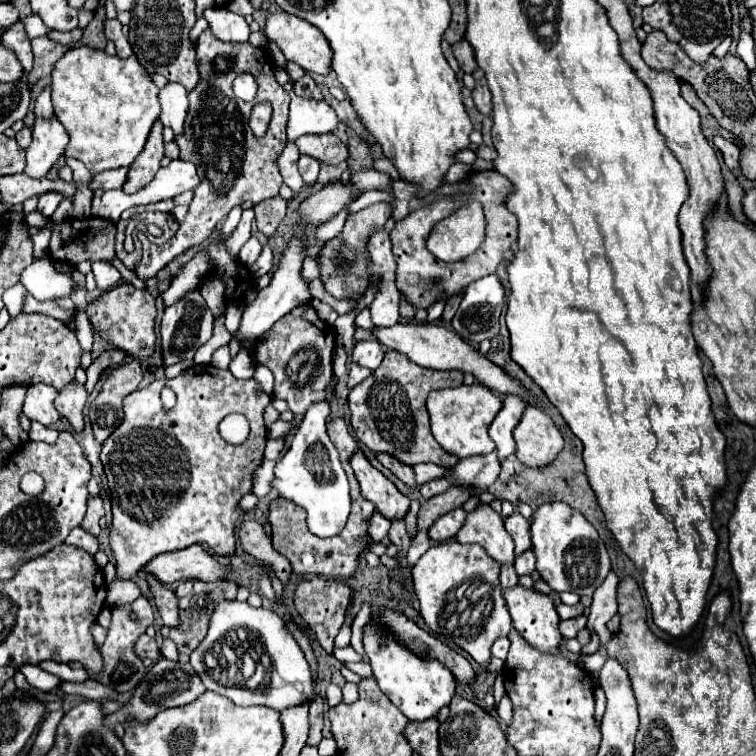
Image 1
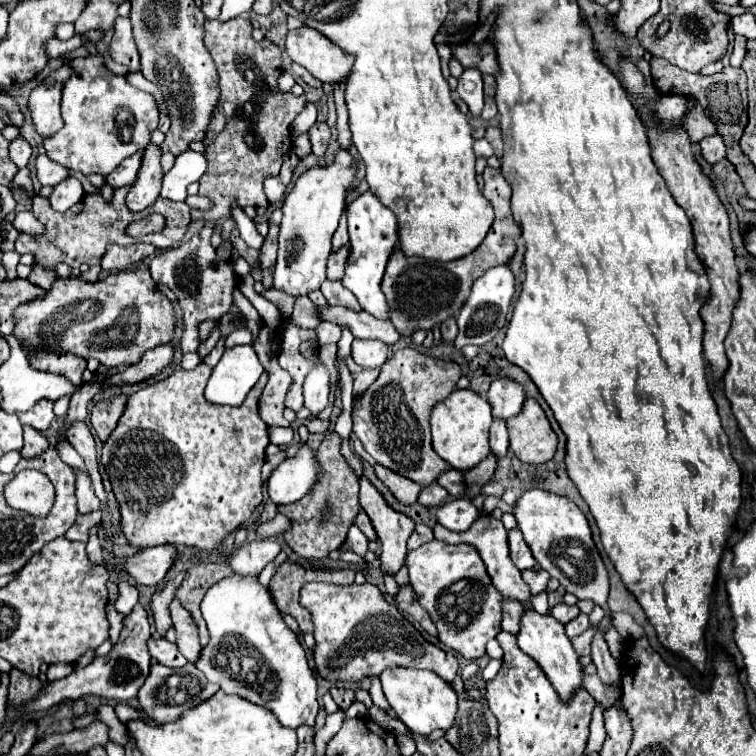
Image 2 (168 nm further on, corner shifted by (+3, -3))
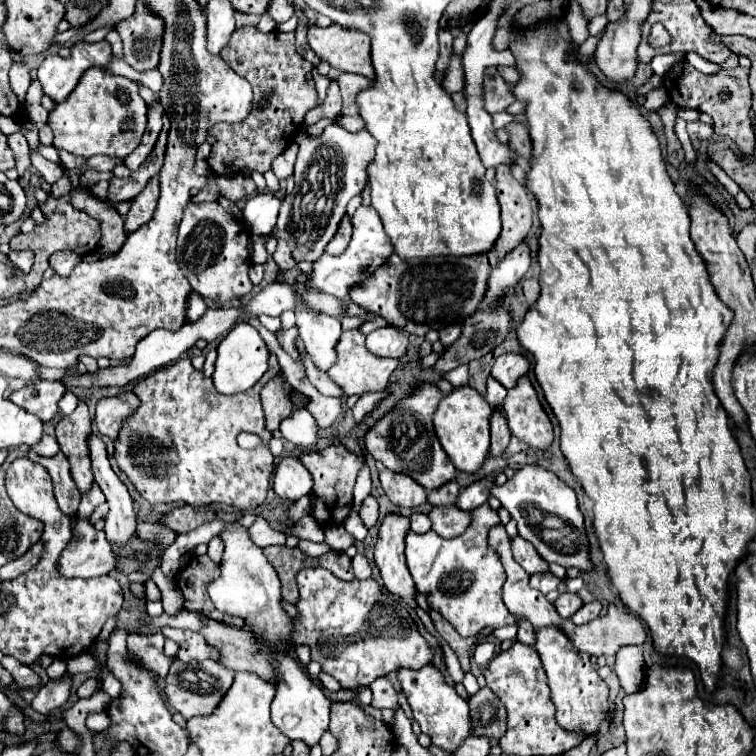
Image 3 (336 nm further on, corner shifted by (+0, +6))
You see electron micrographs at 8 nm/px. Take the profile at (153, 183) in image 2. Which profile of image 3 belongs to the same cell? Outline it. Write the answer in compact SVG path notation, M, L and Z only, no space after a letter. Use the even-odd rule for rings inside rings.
M159 175L151 177L147 181L145 189L135 199L131 199L129 213L125 215L125 229L127 229L127 233L133 233L135 229L145 225L153 217L157 199L159 199Z

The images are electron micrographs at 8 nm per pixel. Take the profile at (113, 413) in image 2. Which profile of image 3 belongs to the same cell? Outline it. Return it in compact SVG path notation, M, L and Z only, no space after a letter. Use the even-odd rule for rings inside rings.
M125 391L115 397L99 399L97 413L95 413L95 425L97 425L99 433L109 439L115 439L115 435L119 433L121 421L127 415L131 415L135 411L135 407L139 407L139 399L133 391Z

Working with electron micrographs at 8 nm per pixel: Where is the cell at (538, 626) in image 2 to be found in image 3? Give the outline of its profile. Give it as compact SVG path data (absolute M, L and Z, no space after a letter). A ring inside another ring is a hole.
M553 625L537 629L535 639L537 641L533 647L543 661L549 687L551 687L551 699L557 707L559 725L573 731L585 731L587 735L595 733L601 727L601 723L609 719L609 709L613 709L613 705L609 703L609 697L607 697L609 689L605 681L599 677L599 673L593 669L589 655L577 651L577 647L573 647L567 635Z

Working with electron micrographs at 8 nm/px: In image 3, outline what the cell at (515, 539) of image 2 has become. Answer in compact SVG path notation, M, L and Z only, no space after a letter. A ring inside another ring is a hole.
M521 535L511 539L511 547L513 547L513 555L515 561L519 561L519 565L529 573L539 573L539 571L547 571L547 561L543 561L543 557L539 557L539 553L535 551L535 547L531 547L531 543L527 539L523 539Z

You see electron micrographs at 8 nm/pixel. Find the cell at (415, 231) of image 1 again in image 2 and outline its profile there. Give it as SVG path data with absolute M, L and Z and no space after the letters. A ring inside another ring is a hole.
M490 166L484 170L484 182L484 196L492 202L496 218L478 250L456 262L430 262L424 258L408 258L400 250L390 256L382 288L390 306L390 322L400 332L400 336L412 336L416 330L430 330L432 326L442 324L448 318L456 318L460 314L460 308L464 306L464 300L468 300L470 296L472 282L488 268L506 264L516 252L516 242L522 232L510 210L512 188L504 180L500 170L494 170Z

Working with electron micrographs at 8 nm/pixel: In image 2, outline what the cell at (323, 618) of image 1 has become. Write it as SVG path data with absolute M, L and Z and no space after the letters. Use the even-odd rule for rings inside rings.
M282 562L272 580L270 580L270 594L276 600L276 606L282 614L290 614L296 618L302 632L312 632L312 618L310 612L298 604L300 588L306 582L332 582L332 584L352 584L354 570L328 570L328 568L304 568L294 562Z

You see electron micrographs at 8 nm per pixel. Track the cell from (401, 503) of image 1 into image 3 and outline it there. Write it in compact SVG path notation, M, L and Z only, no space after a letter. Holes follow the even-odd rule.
M385 515L379 527L379 541L373 549L375 563L381 571L387 591L403 597L415 607L415 583L405 565L405 535L409 531L409 519L403 515Z

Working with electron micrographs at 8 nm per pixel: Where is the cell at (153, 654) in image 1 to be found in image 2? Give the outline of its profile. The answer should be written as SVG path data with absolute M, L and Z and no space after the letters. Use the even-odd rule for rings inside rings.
M152 638L148 642L150 656L156 658L160 664L170 666L170 668L182 668L186 664L184 656L180 654L176 642L168 642L166 638Z

